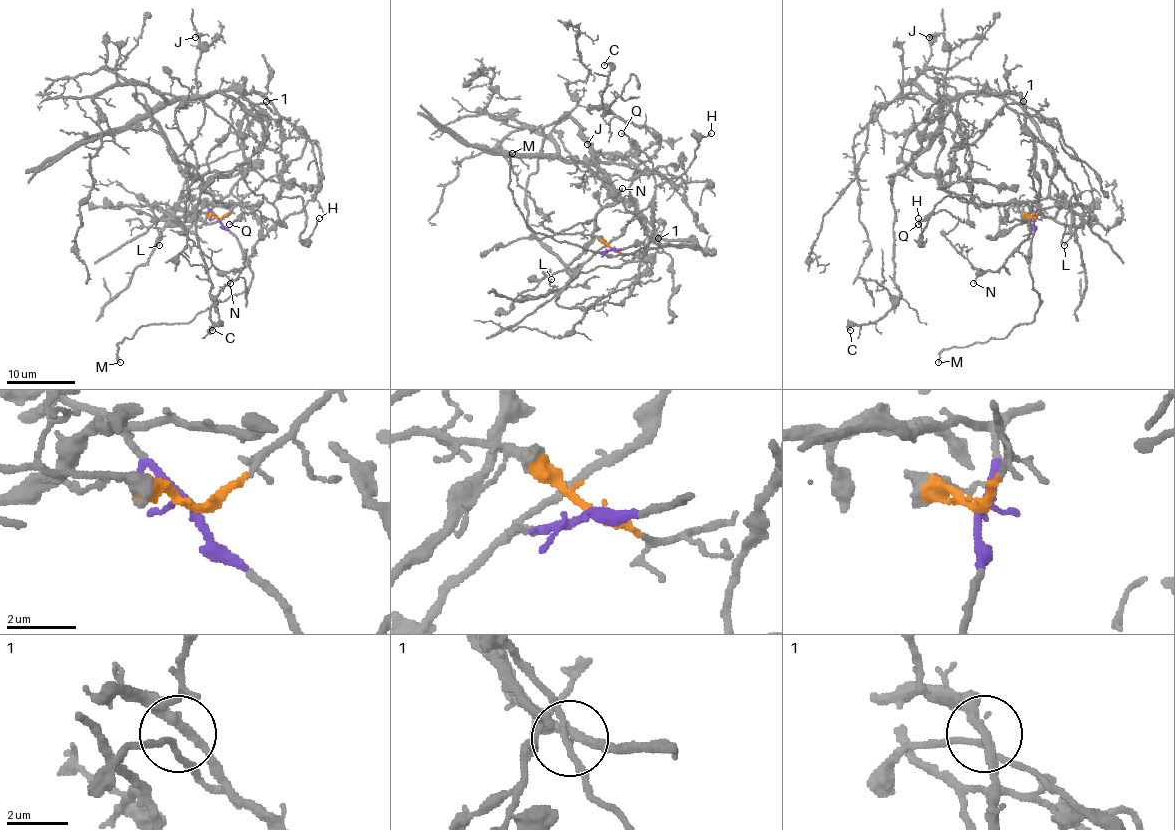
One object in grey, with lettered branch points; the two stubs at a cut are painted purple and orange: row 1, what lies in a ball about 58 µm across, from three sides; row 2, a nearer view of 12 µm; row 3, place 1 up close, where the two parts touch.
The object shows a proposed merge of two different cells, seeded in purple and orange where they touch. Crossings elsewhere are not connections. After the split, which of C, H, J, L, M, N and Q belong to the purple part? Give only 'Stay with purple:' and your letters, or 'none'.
Stay with purple: H, L, M, Q

